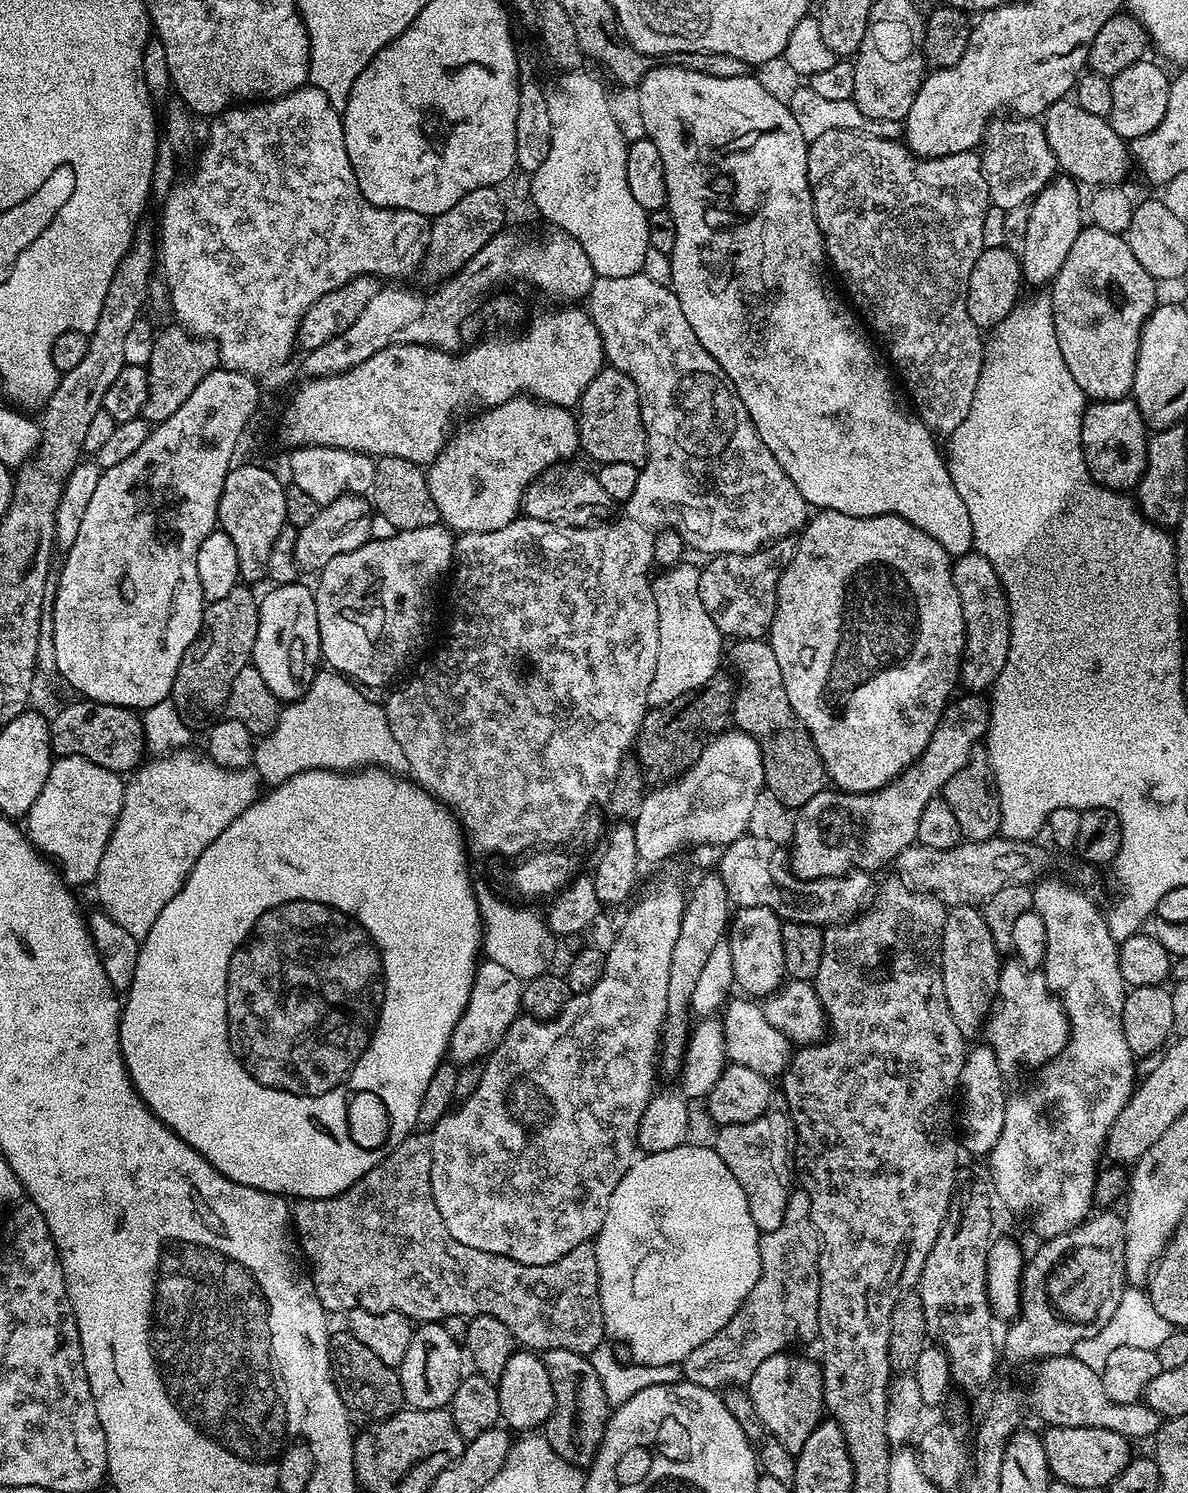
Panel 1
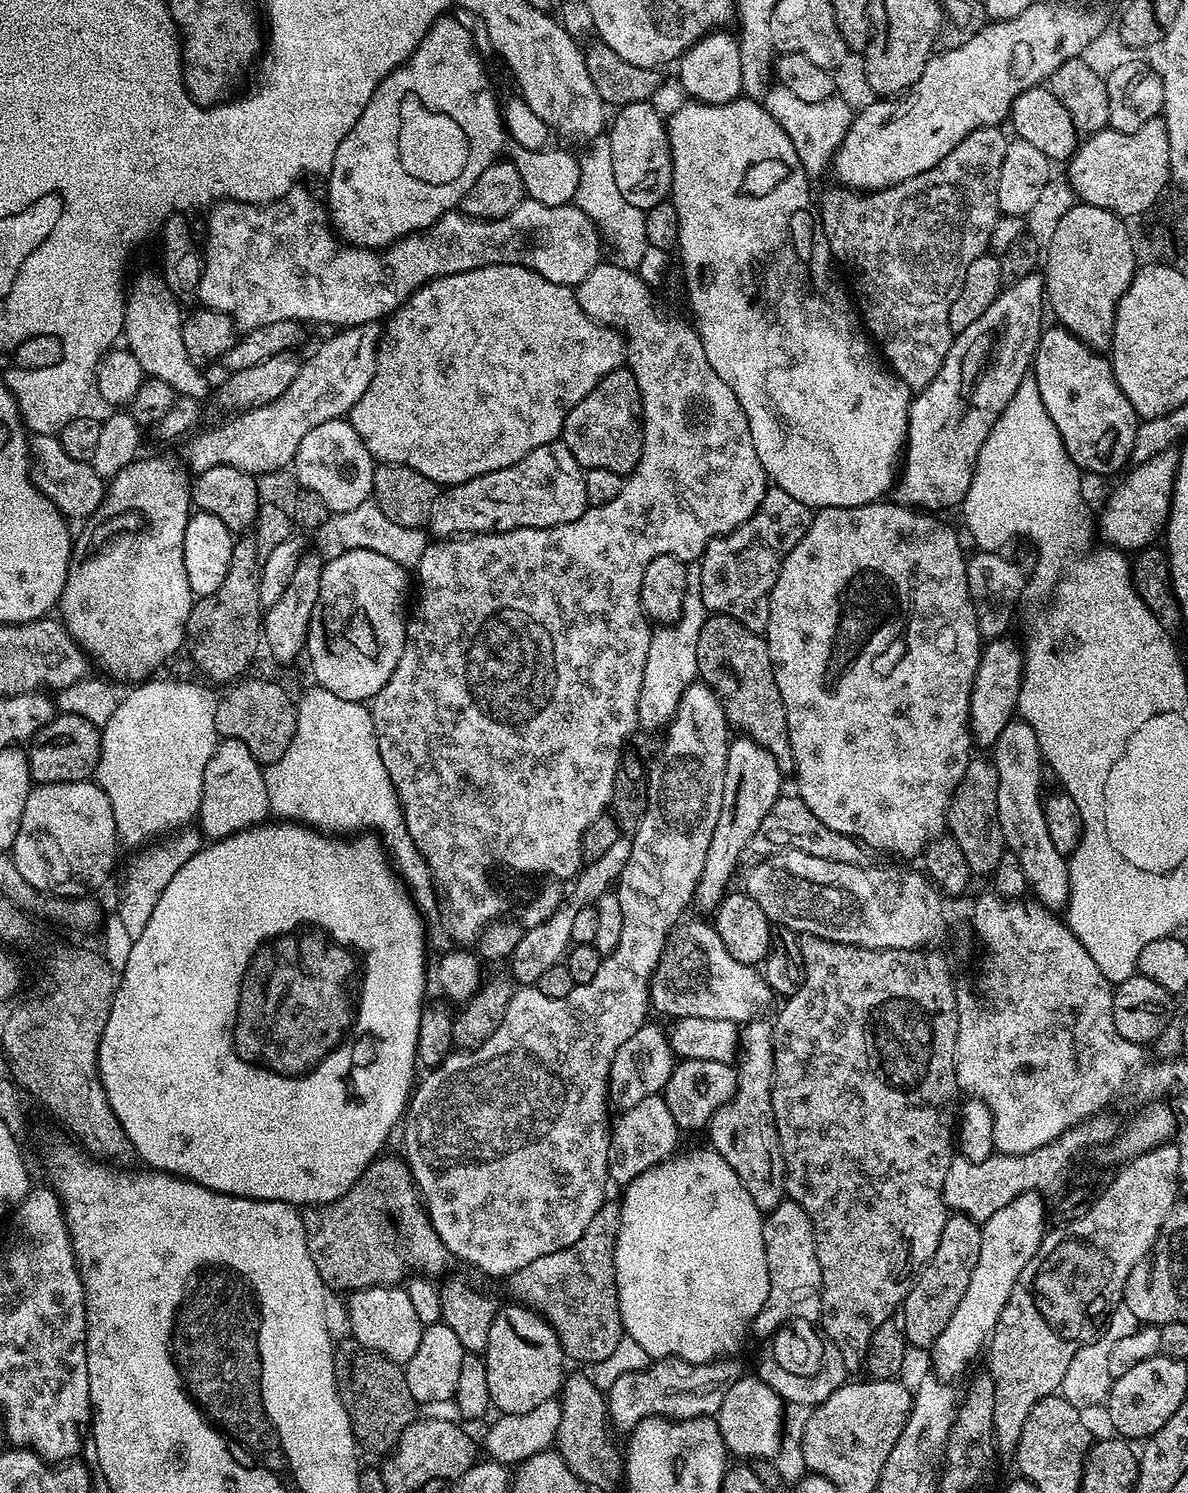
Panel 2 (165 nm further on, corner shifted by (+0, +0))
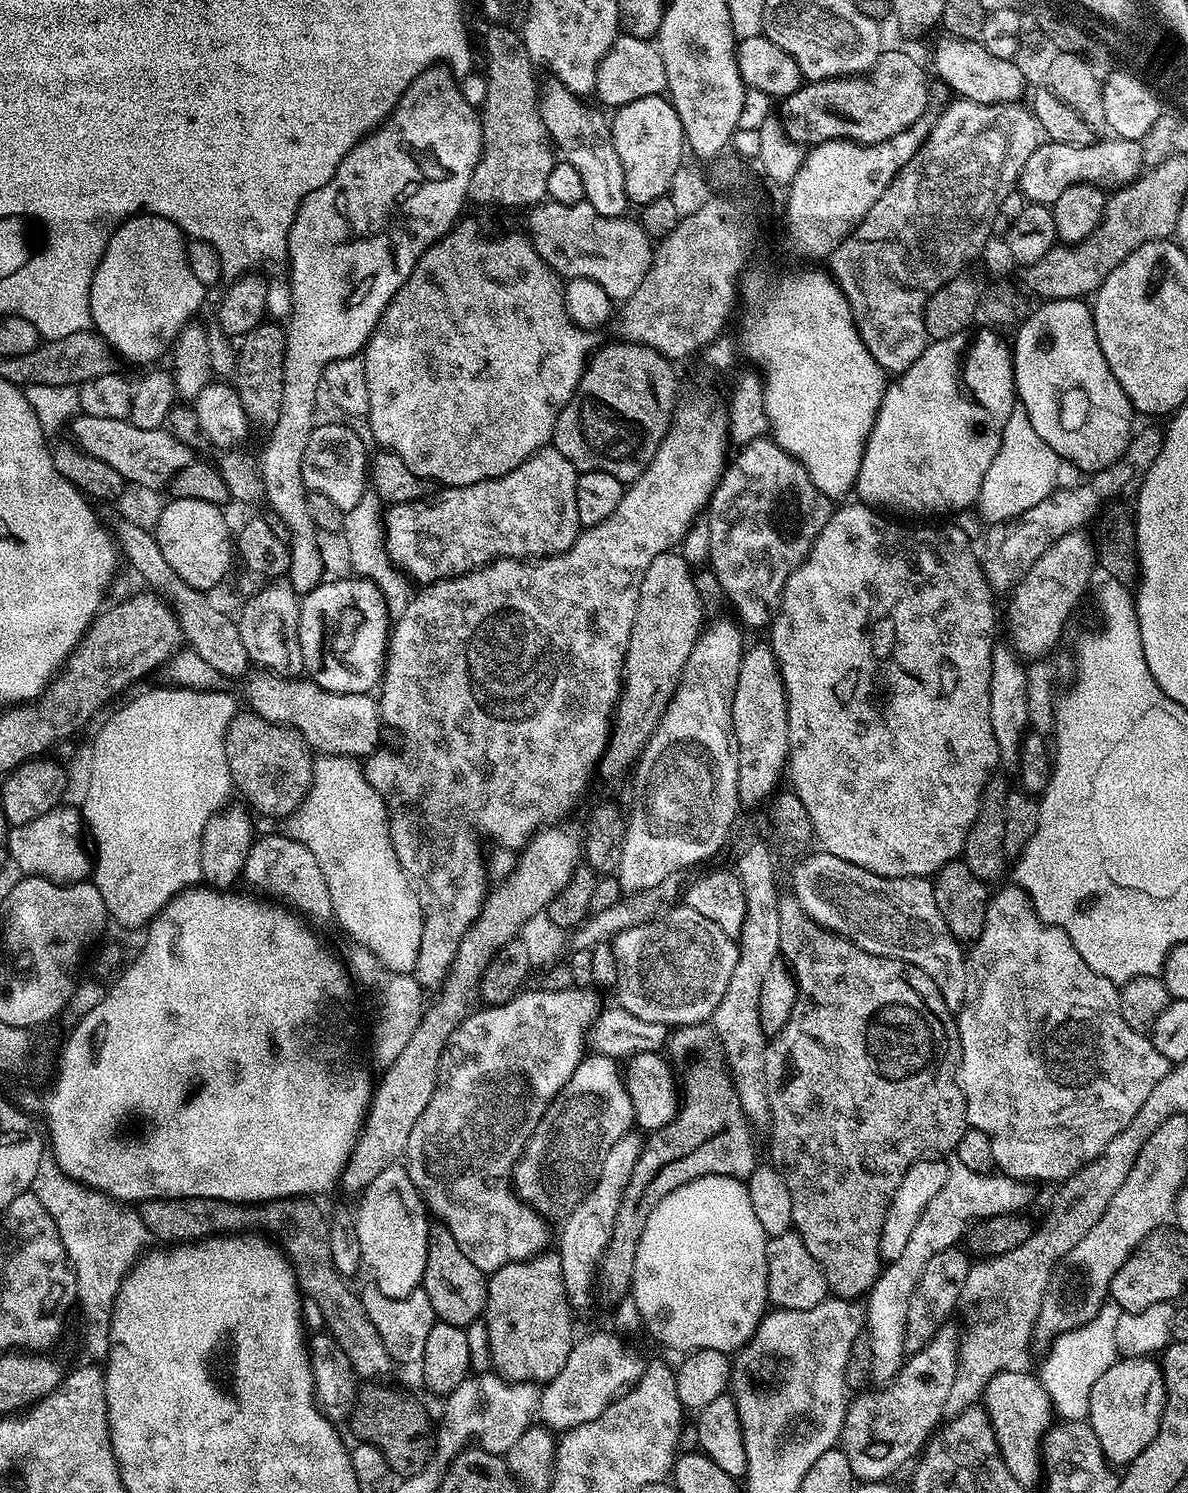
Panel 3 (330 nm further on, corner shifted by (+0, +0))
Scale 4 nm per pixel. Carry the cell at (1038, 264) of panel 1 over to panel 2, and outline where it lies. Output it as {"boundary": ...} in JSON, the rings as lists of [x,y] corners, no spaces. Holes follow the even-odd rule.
{"boundary":[[[1032,270],[1019,278],[1021,280],[1014,281],[1012,285],[1009,283],[1001,291],[1000,297],[993,302],[990,310],[986,310],[986,314],[982,314],[982,318],[978,318],[978,322],[955,333],[946,362],[942,362],[942,370],[938,370],[933,380],[913,395],[908,411],[906,447],[902,452],[902,471],[894,488],[895,503],[915,506],[920,510],[963,505],[976,473],[976,459],[982,450],[982,442],[986,442],[994,422],[998,422],[1002,410],[1006,410],[1010,398],[1014,398],[1018,386],[1029,375],[1032,357],[1036,355],[1040,334],[1046,324],[1043,275]]]}

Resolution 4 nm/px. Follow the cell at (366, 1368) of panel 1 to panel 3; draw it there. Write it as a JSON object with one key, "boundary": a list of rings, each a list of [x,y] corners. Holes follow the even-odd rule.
{"boundary":[[[370,1384],[357,1393],[348,1426],[351,1426],[357,1441],[374,1445],[382,1451],[393,1475],[408,1477],[428,1466],[433,1458],[436,1437],[432,1433],[432,1422],[430,1426],[421,1406],[404,1393],[382,1387],[380,1384]]]}

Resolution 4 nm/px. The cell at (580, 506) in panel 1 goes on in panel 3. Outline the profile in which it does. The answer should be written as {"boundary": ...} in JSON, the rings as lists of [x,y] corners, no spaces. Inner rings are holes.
{"boundary":[[[545,446],[505,476],[461,488],[448,486],[431,498],[391,505],[383,513],[384,551],[409,581],[420,586],[427,586],[436,580],[451,580],[453,576],[464,576],[501,558],[531,562],[546,556],[559,556],[572,548],[582,531],[576,509],[577,475],[578,470],[555,446]]]}

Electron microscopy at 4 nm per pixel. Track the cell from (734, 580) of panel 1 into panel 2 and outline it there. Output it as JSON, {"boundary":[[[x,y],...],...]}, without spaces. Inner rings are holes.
{"boundary":[[[772,486],[762,498],[762,506],[743,526],[708,543],[698,567],[702,602],[709,613],[734,618],[751,632],[767,633],[774,582],[778,582],[786,554],[802,542],[813,515],[808,505]]]}

